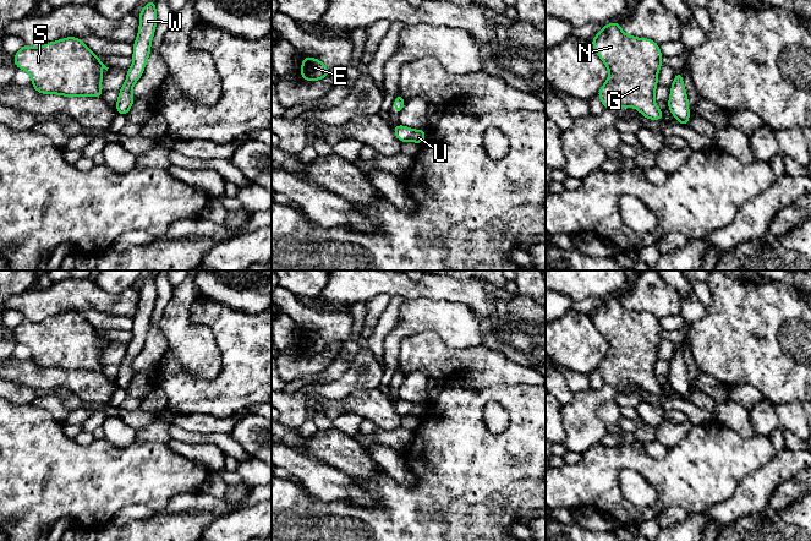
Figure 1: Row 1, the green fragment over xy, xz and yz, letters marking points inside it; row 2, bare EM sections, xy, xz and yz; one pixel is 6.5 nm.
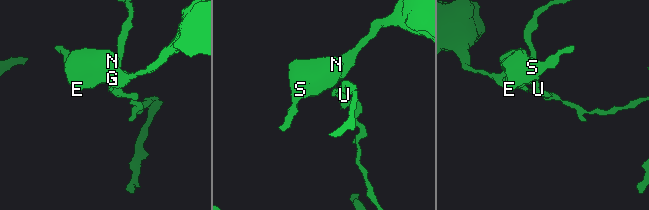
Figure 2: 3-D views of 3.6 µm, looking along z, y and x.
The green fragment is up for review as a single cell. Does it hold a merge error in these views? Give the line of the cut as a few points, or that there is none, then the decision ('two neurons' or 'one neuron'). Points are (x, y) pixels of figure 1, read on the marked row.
cut yz (679, 120), (683, 124); two neurons

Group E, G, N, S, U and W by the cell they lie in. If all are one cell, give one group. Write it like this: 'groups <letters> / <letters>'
groups E G N S / U W

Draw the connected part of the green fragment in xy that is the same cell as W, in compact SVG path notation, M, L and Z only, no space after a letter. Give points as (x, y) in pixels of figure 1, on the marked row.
M150 0L142 7L139 17L138 35L133 42L132 66L127 70L126 81L122 88L119 91L119 99L115 105L117 114L126 116L135 102L132 95L132 87L143 75L147 60L150 54L150 43L157 27L157 10L155 0Z

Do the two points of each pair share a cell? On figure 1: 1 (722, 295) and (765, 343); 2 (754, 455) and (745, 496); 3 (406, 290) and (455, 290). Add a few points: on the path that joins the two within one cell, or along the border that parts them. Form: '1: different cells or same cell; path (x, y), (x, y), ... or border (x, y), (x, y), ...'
1: same cell; path (734, 305), (760, 331)
2: different cells; border (774, 457), (750, 473), (732, 495)
3: same cell; path (418, 290), (443, 290)

